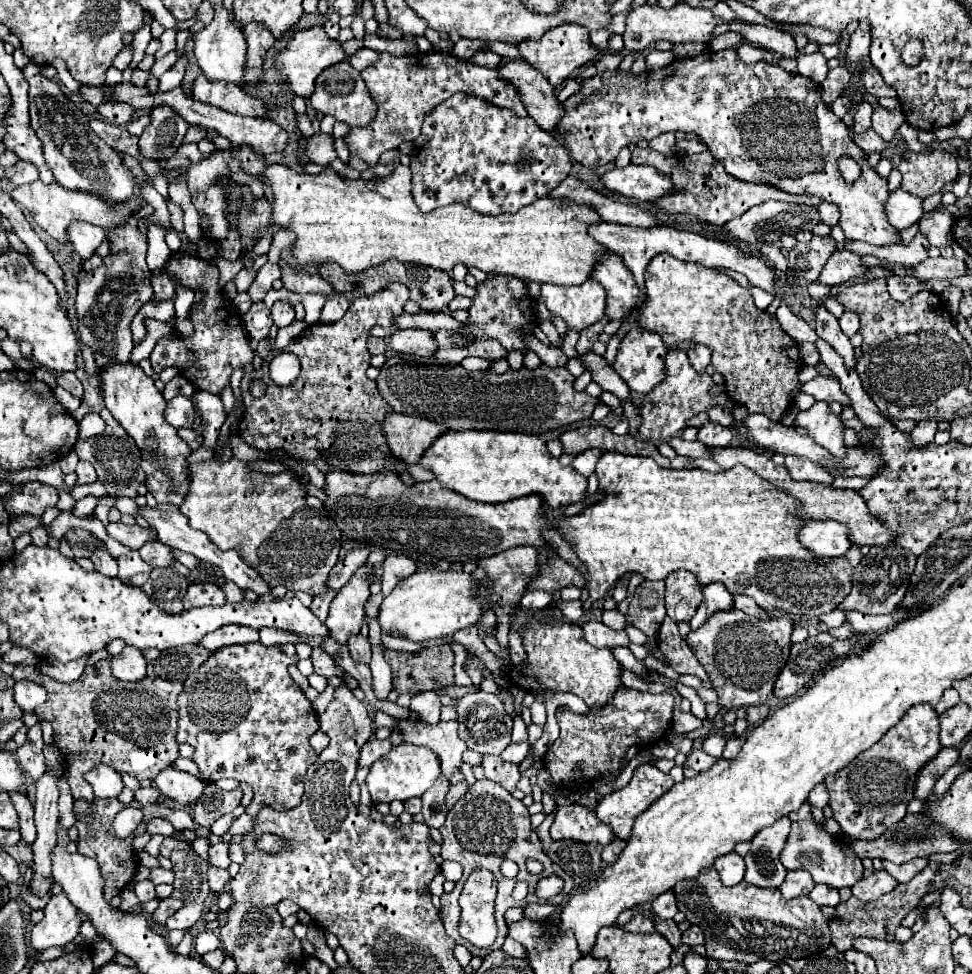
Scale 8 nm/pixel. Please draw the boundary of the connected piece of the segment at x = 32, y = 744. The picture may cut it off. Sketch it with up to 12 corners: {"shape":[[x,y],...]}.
{"shape":[[32,726],[18,748],[22,770],[36,782],[44,772],[42,728]]}

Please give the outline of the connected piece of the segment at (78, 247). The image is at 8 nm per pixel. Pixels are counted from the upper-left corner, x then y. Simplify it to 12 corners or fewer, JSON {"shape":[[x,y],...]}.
{"shape":[[72,224],[70,242],[82,260],[94,256],[106,230]]}

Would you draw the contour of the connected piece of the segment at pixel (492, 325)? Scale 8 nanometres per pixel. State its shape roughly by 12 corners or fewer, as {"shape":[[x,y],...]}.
{"shape":[[526,282],[478,284],[466,338],[498,338],[526,352],[518,330],[536,322]]}

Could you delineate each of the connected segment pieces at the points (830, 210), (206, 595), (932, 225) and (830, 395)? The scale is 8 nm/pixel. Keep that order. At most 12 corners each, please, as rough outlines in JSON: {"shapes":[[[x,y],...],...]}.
{"shapes":[[[822,202],[818,206],[820,222],[834,226],[840,212],[834,204]],[[190,584],[184,608],[222,606],[224,592],[216,584]],[[926,212],[920,232],[930,244],[950,244],[950,212]],[[816,376],[800,392],[824,402],[850,404],[838,378]]]}

